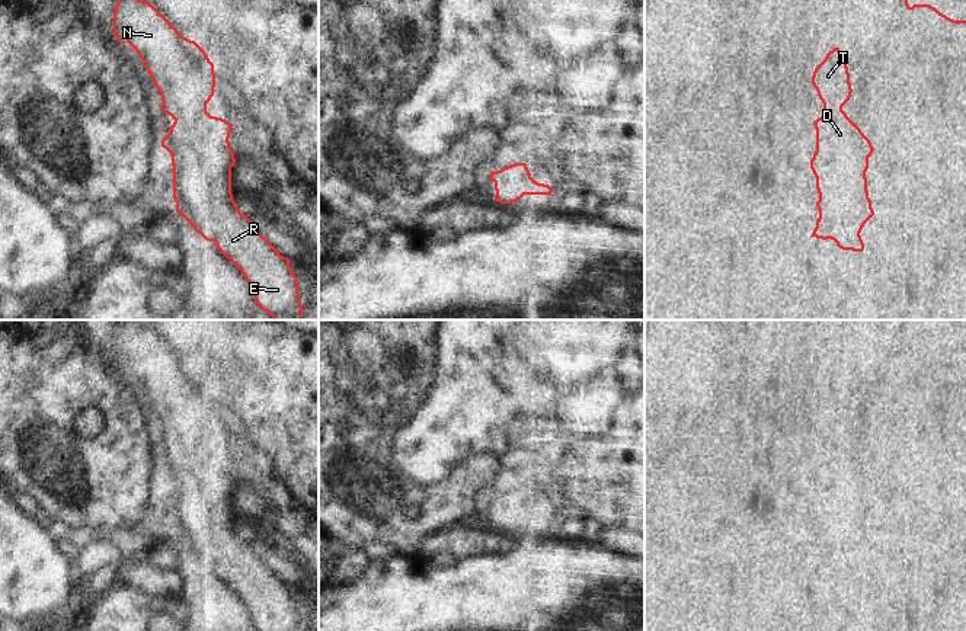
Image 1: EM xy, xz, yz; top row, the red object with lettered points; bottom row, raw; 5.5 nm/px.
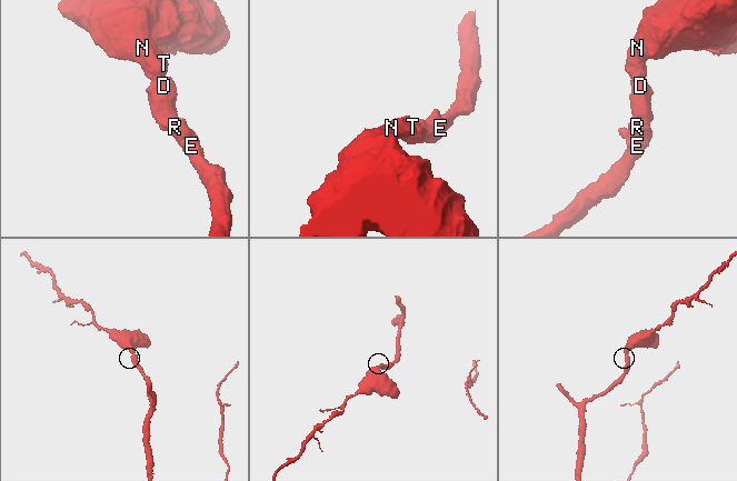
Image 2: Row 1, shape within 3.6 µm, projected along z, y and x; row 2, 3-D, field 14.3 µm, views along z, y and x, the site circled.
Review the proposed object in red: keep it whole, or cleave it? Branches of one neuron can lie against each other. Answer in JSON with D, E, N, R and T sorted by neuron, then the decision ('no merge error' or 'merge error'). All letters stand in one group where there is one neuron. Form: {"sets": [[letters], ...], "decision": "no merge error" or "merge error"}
{"sets": [["D", "E", "N", "R", "T"]], "decision": "no merge error"}

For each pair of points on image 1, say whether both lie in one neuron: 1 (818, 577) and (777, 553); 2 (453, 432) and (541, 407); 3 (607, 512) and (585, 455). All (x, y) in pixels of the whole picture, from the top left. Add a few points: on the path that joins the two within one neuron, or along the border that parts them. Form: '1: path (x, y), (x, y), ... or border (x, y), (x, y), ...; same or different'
1: border (808, 564), (816, 605); different
2: path (474, 410), (477, 407), (520, 407); same
3: path (607, 497), (607, 480), (597, 470); same

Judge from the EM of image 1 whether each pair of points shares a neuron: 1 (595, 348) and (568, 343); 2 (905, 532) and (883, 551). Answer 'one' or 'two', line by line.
1: one
2: two

